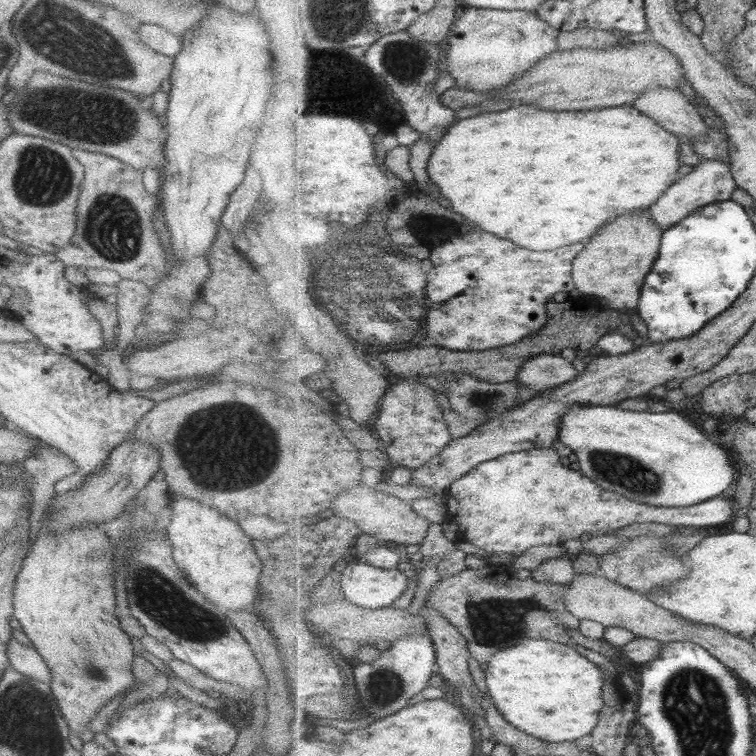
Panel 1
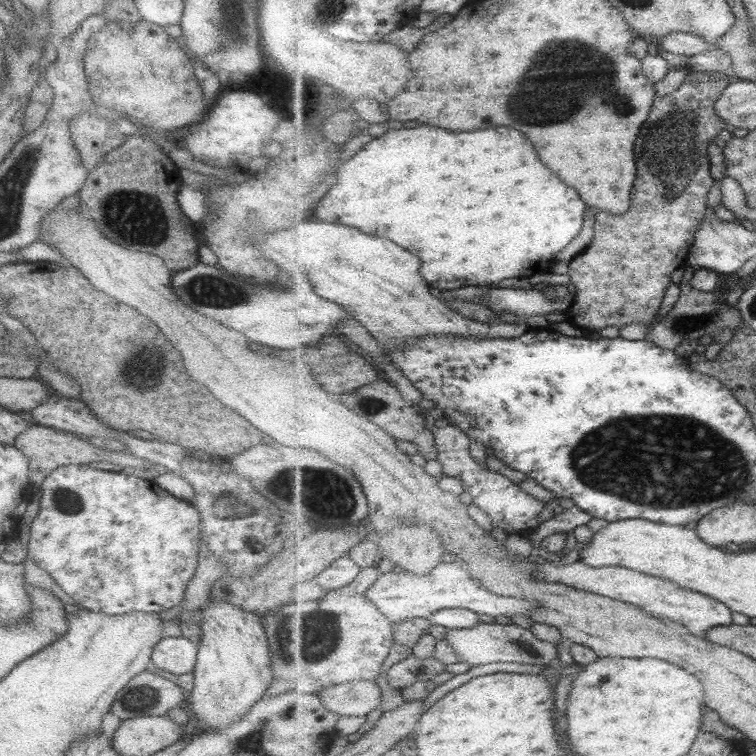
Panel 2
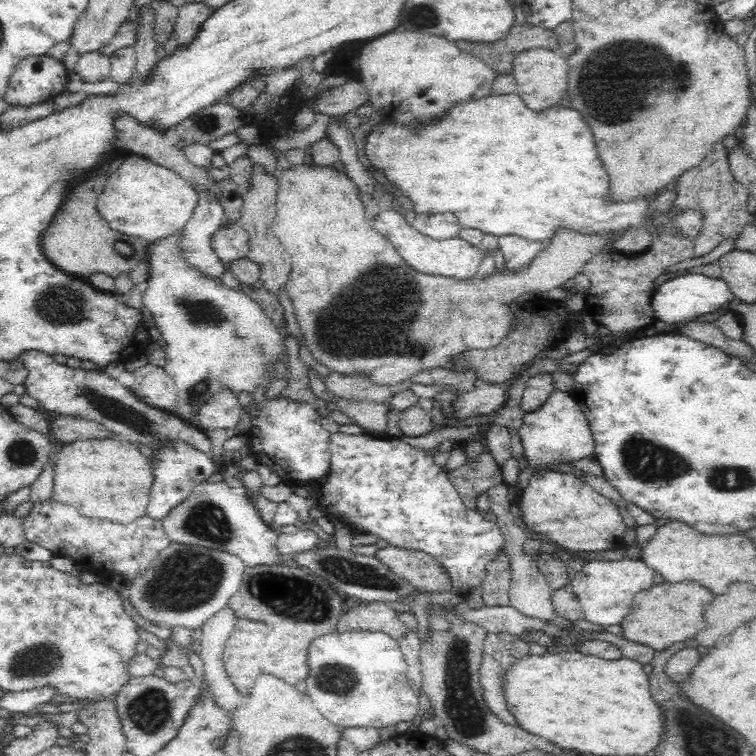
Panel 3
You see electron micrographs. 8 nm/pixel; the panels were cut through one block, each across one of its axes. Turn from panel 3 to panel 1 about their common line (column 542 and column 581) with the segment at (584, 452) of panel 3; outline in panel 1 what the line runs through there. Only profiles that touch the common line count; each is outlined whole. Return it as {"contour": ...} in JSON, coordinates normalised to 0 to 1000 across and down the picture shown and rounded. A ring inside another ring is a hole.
{"contour":[[[758,533],[754,541],[742,552],[738,570],[738,582],[747,590],[751,590],[766,606],[766,611],[770,614],[767,618],[770,626],[774,626],[779,632],[788,636],[791,642],[795,642],[795,646],[800,646],[800,648],[806,648],[806,651],[819,652],[821,656],[832,659],[832,661],[843,661],[843,664],[848,664],[848,667],[878,669],[880,672],[909,672],[911,669],[919,669],[919,667],[927,667],[948,659],[948,656],[956,653],[956,651],[967,643],[967,638],[975,632],[976,623],[966,607],[964,595],[947,583],[943,583],[930,569],[921,566],[917,561],[911,561],[909,553],[903,554],[901,548],[896,548],[896,541],[890,545],[861,546],[857,544],[844,545],[824,542],[817,538],[817,536],[762,536]]]}

